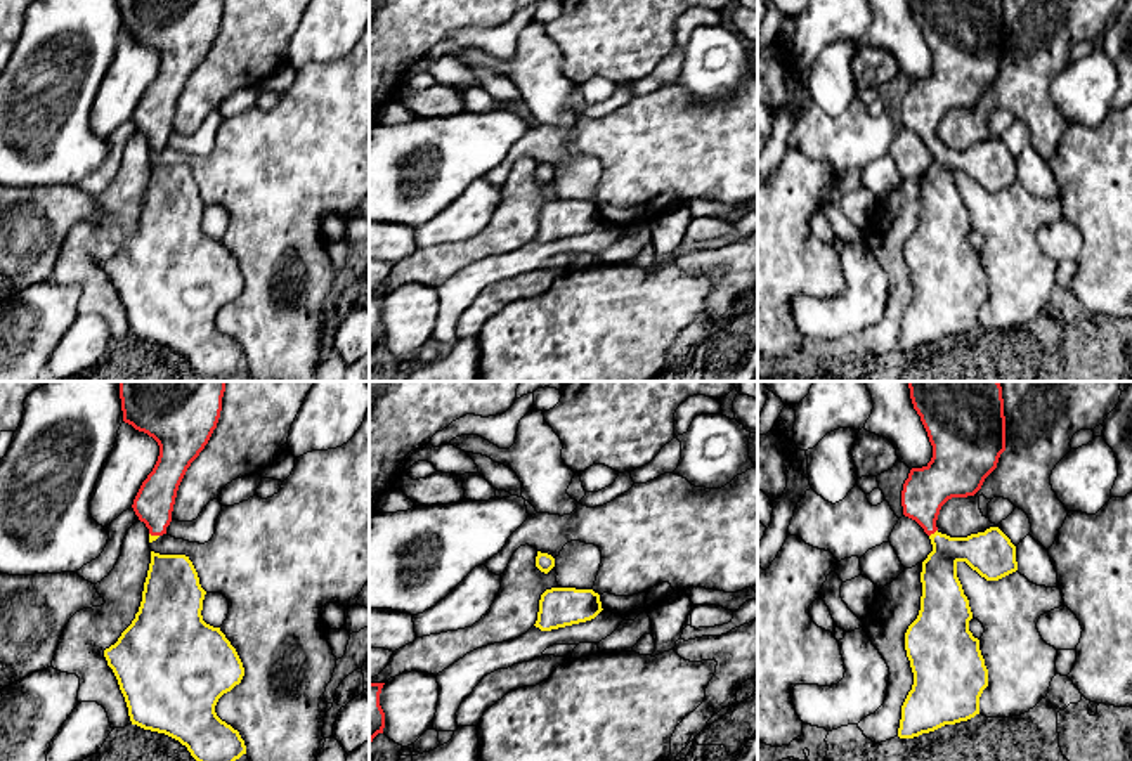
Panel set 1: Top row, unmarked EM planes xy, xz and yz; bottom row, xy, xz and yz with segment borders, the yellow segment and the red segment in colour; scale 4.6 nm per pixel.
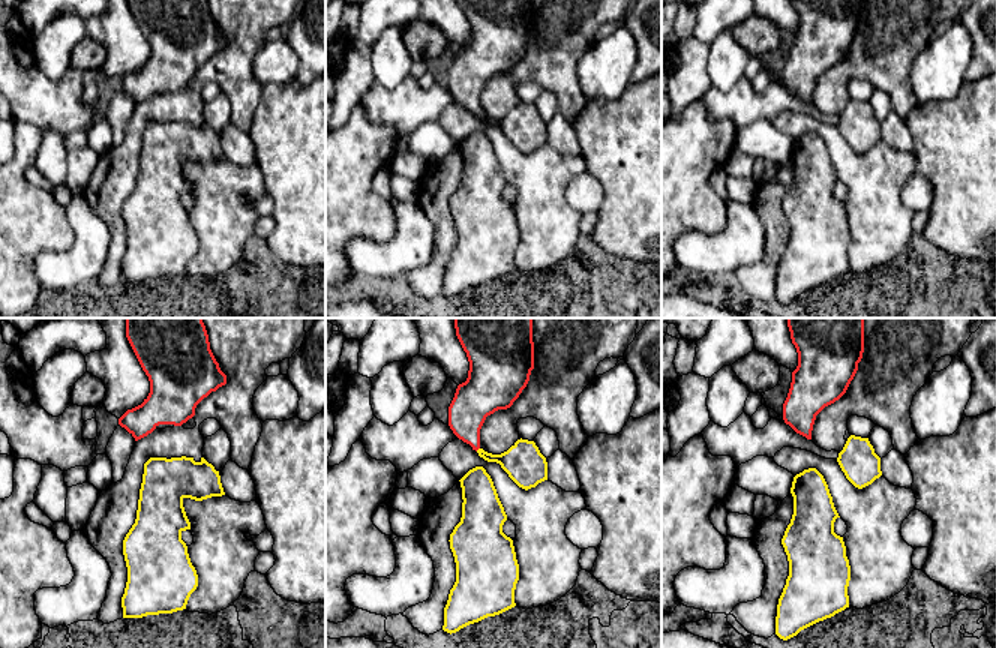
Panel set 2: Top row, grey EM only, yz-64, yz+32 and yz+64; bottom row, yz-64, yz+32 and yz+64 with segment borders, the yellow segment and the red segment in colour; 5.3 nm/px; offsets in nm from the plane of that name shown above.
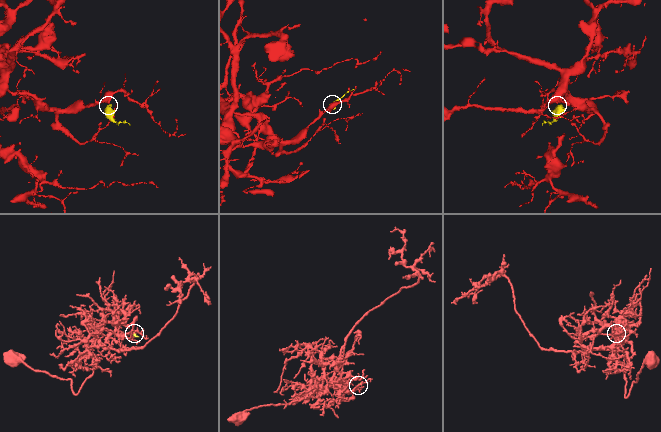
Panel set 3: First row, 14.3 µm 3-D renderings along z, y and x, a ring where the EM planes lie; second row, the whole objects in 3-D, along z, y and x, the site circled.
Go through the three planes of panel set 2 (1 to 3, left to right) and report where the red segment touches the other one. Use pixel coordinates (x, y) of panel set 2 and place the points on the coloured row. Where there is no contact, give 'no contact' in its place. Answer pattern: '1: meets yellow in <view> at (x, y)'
1: no contact
2: no contact
3: no contact

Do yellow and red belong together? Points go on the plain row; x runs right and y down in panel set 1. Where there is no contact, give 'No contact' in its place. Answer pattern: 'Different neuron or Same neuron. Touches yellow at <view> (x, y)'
Same neuron. Touches yellow at yz (935, 144)

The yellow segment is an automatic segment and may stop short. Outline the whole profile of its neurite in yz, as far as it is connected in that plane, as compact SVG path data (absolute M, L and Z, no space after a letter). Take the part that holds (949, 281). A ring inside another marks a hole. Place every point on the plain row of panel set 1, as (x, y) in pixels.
M910 0L910 10L927 43L933 69L926 78L910 81L901 102L901 118L903 127L929 147L933 163L922 173L919 227L905 244L914 296L901 317L900 350L914 350L979 326L988 281L979 251L969 243L973 224L957 189L957 175L966 173L986 192L999 192L1018 182L1016 158L999 139L967 149L950 149L936 139L941 118L952 109L974 107L1005 62L1002 0Z

